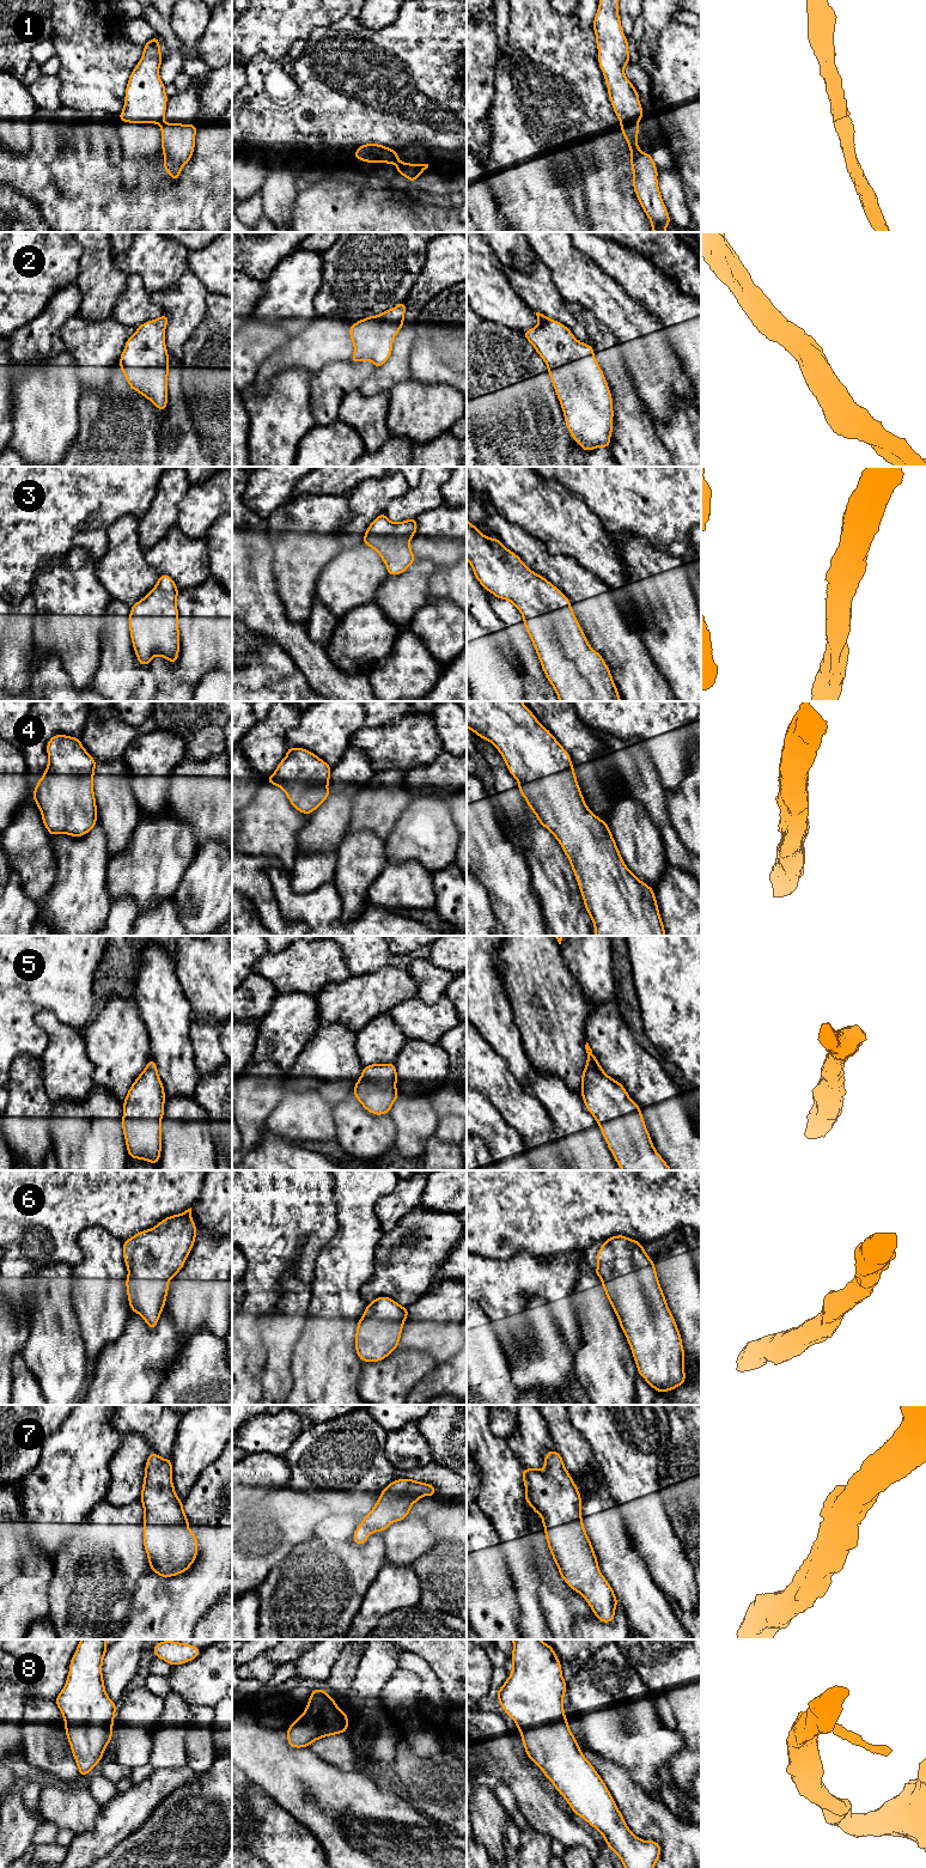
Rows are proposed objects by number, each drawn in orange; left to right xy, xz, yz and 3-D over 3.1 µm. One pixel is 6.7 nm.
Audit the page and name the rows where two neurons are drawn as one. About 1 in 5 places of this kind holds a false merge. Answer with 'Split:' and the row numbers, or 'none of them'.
Split: 1

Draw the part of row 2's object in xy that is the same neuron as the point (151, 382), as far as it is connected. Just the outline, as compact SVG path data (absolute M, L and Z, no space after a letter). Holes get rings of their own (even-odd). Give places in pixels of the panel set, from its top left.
M169 316L142 323L126 341L120 370L129 388L150 400L159 410L167 406L169 353L165 328Z

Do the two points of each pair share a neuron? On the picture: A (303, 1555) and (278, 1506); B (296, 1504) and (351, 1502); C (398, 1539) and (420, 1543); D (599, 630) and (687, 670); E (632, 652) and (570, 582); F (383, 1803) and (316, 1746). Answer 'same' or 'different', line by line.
A: different
B: different
C: same
D: different
E: same
F: different

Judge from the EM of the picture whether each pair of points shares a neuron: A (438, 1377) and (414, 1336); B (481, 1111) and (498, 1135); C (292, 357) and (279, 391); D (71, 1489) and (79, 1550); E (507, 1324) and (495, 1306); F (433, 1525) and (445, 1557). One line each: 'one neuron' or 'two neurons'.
A: two neurons
B: one neuron
C: two neurons
D: two neurons
E: two neurons
F: two neurons

